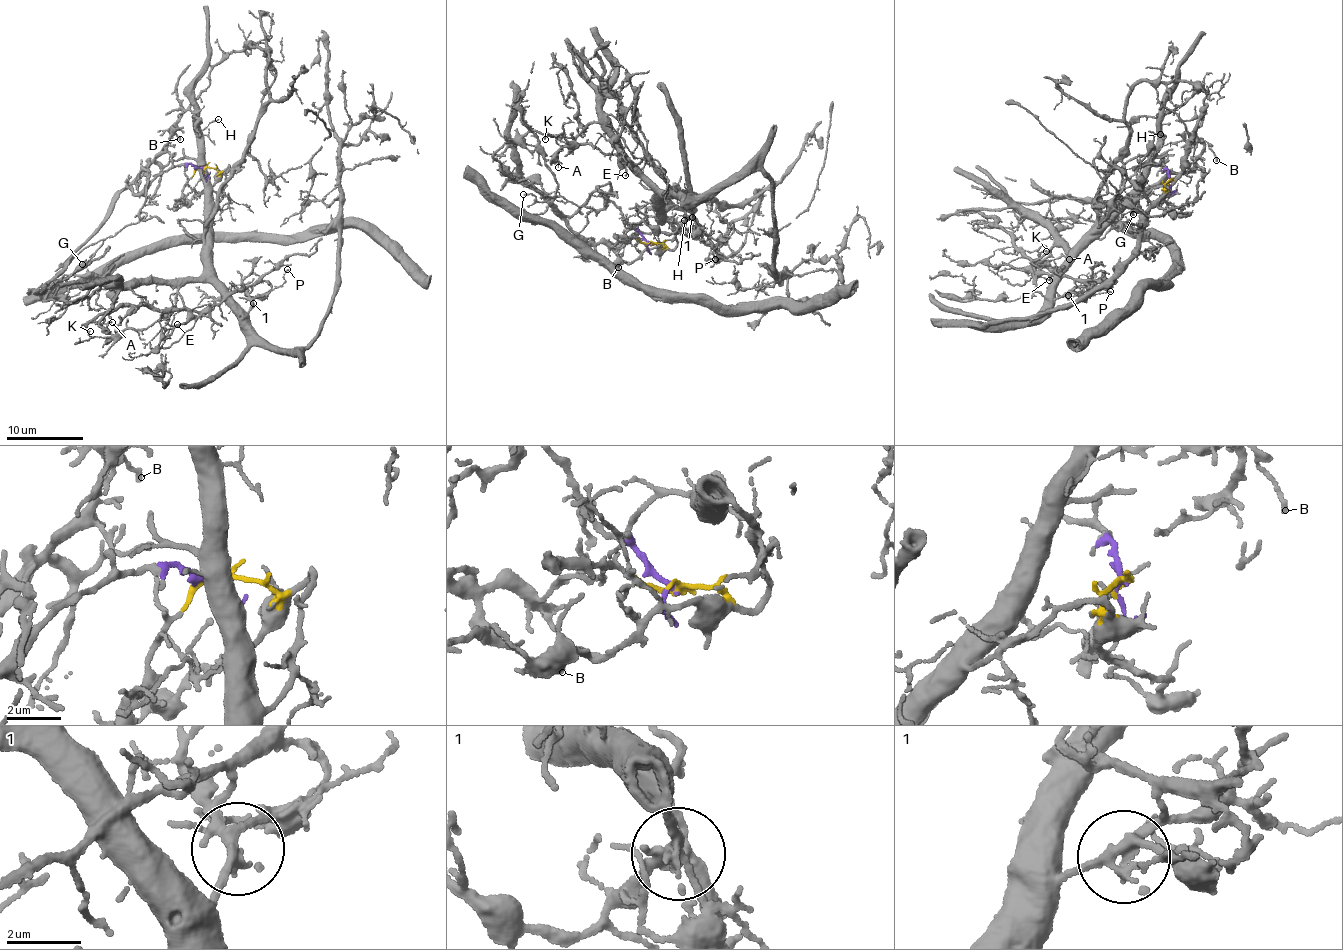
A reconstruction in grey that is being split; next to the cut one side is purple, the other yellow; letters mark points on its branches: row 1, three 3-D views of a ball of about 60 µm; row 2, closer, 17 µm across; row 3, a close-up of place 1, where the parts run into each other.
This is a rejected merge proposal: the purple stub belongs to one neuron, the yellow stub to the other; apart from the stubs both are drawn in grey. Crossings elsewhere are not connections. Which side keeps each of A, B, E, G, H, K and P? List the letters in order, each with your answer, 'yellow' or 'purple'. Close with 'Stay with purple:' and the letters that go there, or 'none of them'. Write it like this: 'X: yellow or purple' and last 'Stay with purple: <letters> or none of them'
A: yellow
B: purple
E: yellow
G: purple
H: yellow
K: yellow
P: yellow
Stay with purple: B, G

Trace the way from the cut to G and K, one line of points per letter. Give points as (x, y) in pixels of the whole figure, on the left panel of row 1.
G: (203, 170), (175, 165), (135, 193), (128, 187), (120, 193), (86, 243), (103, 244), (81, 263)
K: (204, 170), (229, 167), (202, 272), (177, 291), (174, 308), (145, 329), (109, 337), (89, 337), (90, 330)

